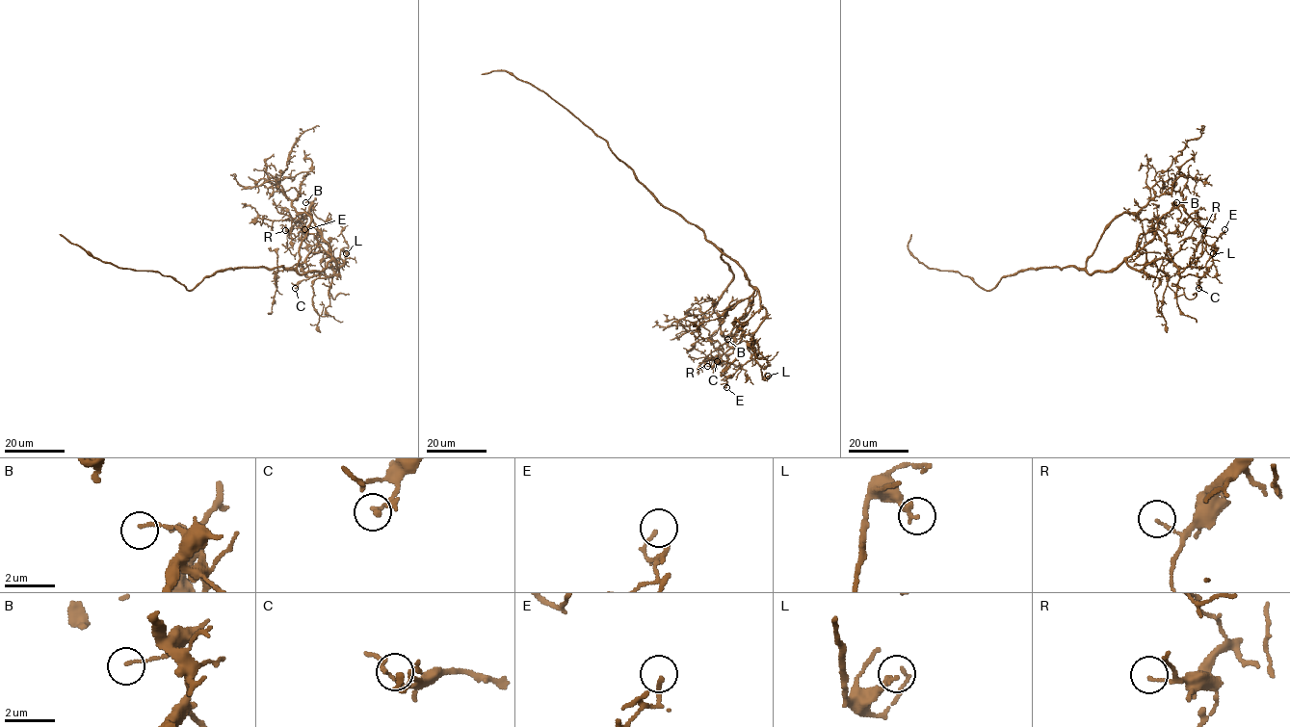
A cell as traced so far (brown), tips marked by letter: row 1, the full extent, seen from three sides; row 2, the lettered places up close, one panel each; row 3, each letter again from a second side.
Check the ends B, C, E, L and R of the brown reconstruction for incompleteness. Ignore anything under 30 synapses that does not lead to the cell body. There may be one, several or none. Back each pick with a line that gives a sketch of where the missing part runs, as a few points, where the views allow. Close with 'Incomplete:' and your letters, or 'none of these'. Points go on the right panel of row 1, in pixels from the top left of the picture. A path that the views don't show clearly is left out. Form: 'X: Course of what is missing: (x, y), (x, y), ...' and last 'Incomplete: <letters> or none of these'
Incomplete: none of these

